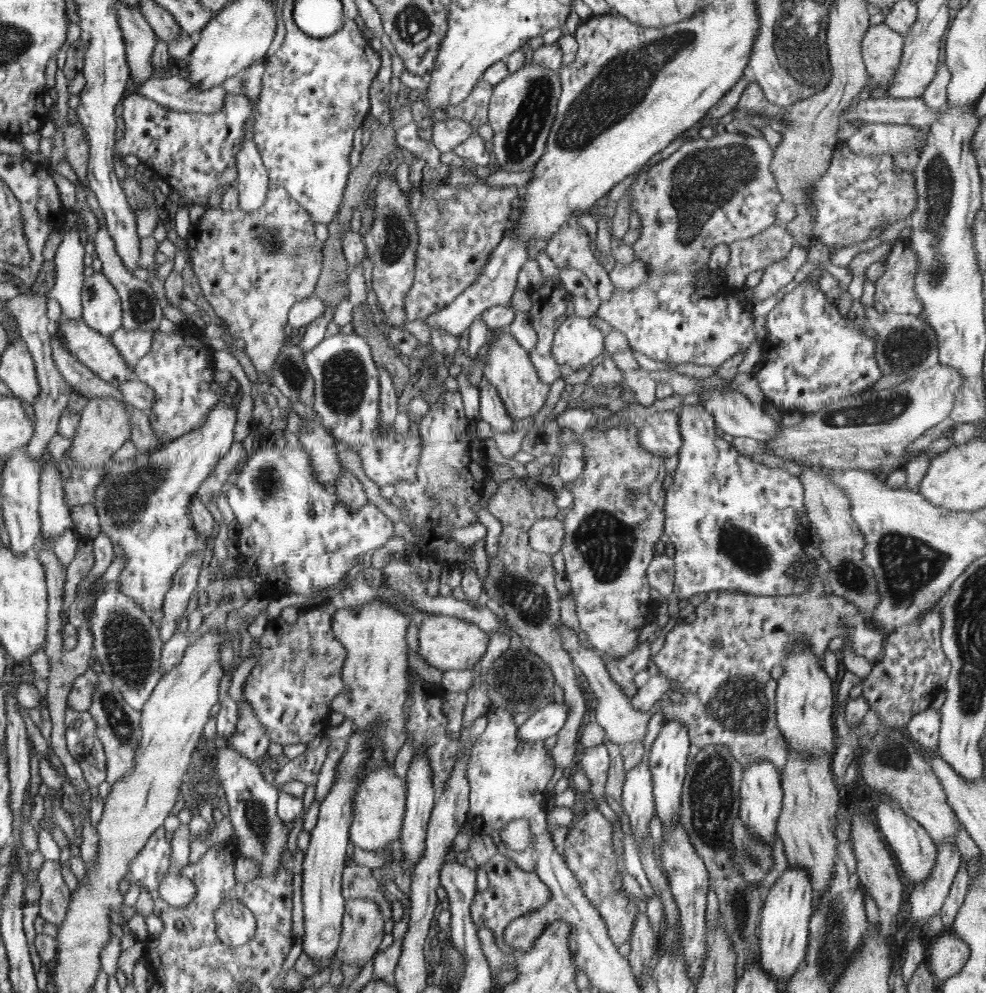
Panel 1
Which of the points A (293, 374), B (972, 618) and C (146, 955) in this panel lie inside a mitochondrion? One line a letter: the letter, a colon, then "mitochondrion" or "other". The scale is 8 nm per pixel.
A: mitochondrion
B: mitochondrion
C: other

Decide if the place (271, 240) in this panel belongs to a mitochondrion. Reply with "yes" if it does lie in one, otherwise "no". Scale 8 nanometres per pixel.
yes

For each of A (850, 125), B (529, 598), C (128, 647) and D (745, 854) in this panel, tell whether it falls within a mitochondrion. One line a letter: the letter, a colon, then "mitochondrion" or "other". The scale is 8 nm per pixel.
A: other
B: mitochondrion
C: mitochondrion
D: mitochondrion

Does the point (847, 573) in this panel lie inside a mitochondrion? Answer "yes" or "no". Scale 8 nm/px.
yes

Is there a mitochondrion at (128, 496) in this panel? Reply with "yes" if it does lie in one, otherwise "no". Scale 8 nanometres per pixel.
yes

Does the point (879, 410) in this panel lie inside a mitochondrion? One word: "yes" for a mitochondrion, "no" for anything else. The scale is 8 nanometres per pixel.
yes

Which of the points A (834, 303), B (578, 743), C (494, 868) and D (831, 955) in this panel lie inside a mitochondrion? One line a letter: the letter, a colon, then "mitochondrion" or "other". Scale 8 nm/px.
A: other
B: other
C: other
D: mitochondrion

